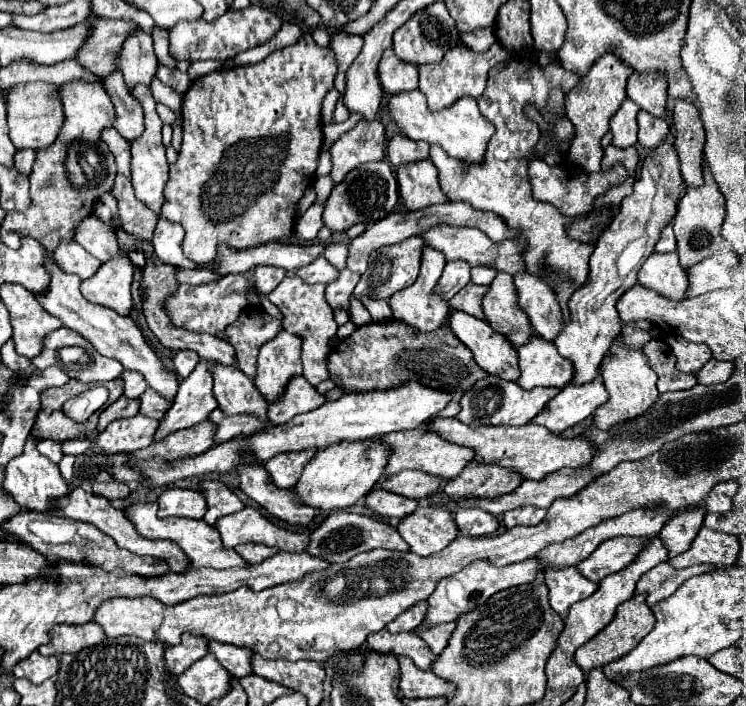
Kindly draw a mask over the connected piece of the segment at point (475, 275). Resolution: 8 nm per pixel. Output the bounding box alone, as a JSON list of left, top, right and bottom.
[471,266,497,286]

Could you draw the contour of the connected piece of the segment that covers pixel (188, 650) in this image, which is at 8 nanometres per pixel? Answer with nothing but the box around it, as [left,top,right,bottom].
[164,636,208,676]

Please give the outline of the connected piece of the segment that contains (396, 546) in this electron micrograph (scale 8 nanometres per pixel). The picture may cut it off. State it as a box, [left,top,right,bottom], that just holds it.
[306,512,408,562]

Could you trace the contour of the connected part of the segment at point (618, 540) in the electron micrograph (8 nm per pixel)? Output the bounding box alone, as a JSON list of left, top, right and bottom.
[576,536,644,582]

